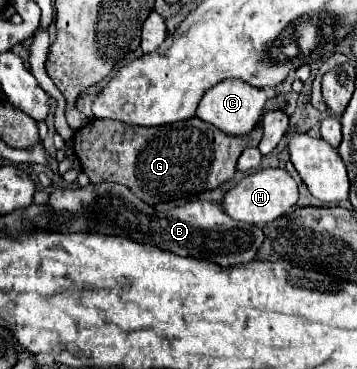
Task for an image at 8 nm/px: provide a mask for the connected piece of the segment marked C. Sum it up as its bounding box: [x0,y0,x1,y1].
[196,80,268,136]

